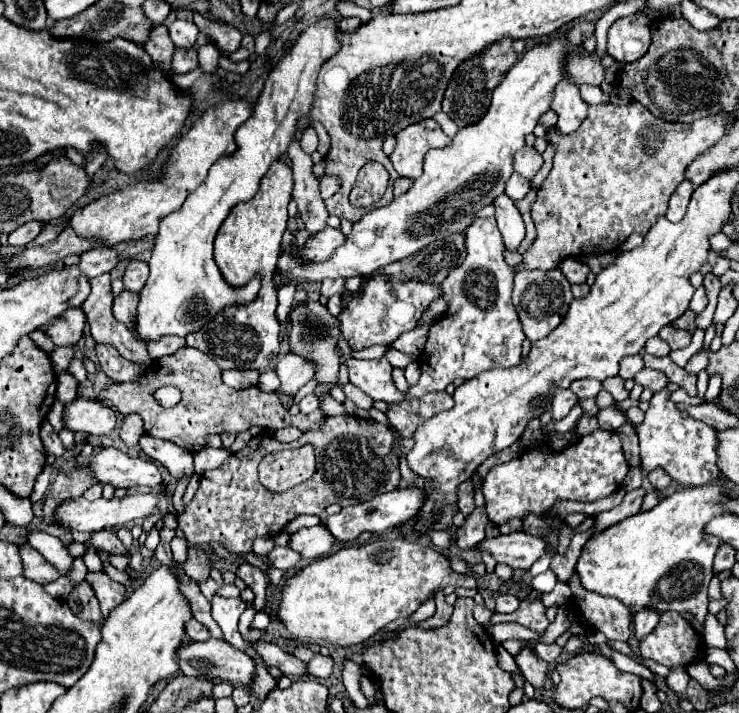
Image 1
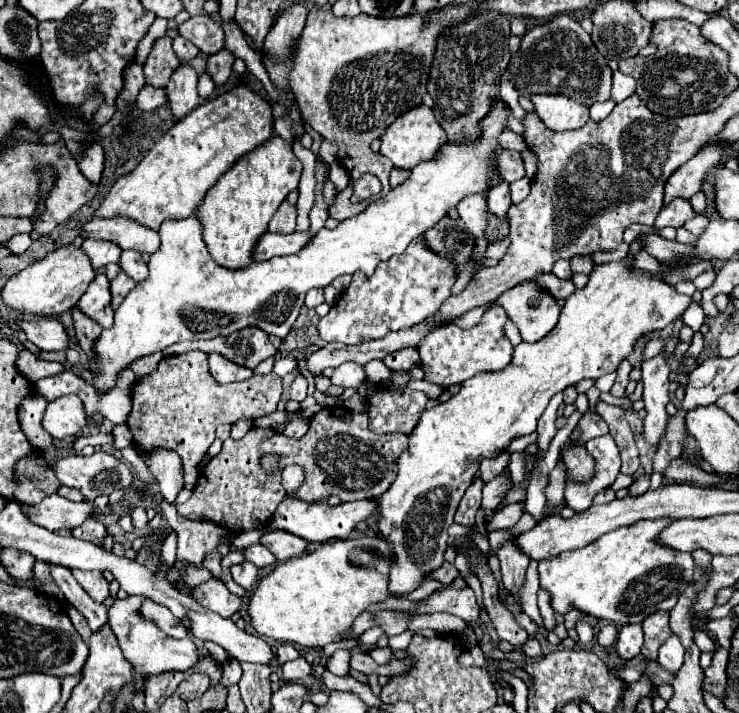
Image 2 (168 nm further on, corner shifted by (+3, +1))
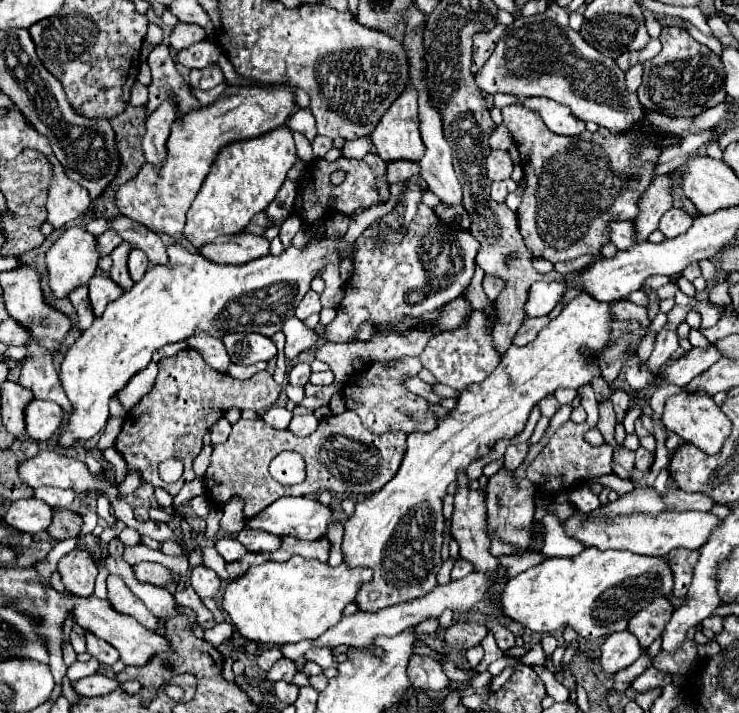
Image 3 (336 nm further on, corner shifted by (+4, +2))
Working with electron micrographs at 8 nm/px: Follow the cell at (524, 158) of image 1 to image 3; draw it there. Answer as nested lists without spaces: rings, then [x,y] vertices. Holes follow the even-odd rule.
[[[492,151],[486,161],[486,175],[490,181],[500,181],[500,179],[510,179],[512,175],[512,159],[508,151]]]

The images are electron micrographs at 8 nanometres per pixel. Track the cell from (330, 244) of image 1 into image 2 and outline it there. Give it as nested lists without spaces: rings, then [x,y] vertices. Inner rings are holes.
[[[265,232],[257,240],[257,244],[253,248],[253,260],[261,262],[261,260],[269,260],[273,256],[295,254],[309,240],[311,240],[309,232],[293,232],[293,234],[271,234],[271,232]]]

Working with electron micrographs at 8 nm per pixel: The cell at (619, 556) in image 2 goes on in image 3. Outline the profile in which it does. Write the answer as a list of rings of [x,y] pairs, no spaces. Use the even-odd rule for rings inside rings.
[[[584,547],[584,553],[576,557],[546,557],[542,563],[510,579],[500,595],[502,613],[536,633],[556,633],[568,625],[586,639],[608,637],[616,631],[624,631],[628,621],[656,597],[668,597],[674,589],[674,575],[664,557],[642,557],[628,551],[600,551]]]

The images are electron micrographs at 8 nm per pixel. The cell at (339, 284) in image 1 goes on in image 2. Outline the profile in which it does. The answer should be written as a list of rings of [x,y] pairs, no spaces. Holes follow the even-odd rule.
[[[319,288],[309,290],[307,296],[305,296],[305,306],[307,306],[307,308],[317,308],[317,306],[323,304],[323,302],[325,302],[325,296],[323,296],[323,290],[319,290]]]

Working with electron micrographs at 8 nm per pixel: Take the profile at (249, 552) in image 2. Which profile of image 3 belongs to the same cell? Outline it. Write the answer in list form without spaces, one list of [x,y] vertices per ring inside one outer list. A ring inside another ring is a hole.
[[[224,537],[224,539],[216,541],[216,549],[226,561],[236,561],[236,559],[250,553],[248,549],[244,549],[244,545],[240,545],[240,541],[236,541],[232,537]]]

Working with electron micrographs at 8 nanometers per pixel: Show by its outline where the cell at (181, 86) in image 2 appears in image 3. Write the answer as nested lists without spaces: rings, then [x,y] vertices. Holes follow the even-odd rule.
[[[168,97],[146,121],[146,135],[142,141],[146,161],[152,165],[160,165],[166,157],[166,139],[170,135],[170,127],[176,121],[176,99]]]

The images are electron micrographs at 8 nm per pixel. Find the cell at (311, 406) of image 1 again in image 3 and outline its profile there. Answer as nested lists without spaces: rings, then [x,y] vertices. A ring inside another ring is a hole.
[[[296,363],[288,373],[288,383],[304,387],[308,383],[308,377],[310,377],[310,365],[308,363]]]

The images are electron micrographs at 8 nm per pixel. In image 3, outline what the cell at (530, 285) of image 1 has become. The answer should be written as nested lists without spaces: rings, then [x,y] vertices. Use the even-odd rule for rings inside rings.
[[[528,317],[514,337],[514,345],[526,345],[536,339],[536,335],[550,323],[550,317]]]

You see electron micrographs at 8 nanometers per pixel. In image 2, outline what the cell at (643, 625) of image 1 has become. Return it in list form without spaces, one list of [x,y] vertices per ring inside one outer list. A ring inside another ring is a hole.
[[[633,624],[623,626],[621,632],[617,634],[617,642],[615,642],[617,656],[621,660],[631,660],[631,658],[635,658],[641,652],[641,646],[643,646],[641,624],[637,624],[637,626],[633,626]]]

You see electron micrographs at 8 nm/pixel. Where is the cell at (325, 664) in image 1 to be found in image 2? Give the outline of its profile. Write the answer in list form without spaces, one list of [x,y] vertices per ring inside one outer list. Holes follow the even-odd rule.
[[[299,656],[293,662],[285,662],[281,666],[281,676],[285,682],[301,682],[311,674],[311,664],[307,664],[307,660],[303,656]]]

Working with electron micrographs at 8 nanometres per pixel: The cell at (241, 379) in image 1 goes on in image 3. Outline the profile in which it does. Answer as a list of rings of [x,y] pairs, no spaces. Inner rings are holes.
[[[200,333],[200,335],[196,335],[196,337],[190,337],[190,339],[188,339],[188,345],[190,345],[192,349],[200,351],[200,355],[204,357],[204,361],[206,361],[212,369],[216,369],[216,371],[220,371],[220,373],[228,373],[228,367],[232,365],[232,359],[228,357],[226,347],[224,347],[224,343],[222,343],[220,339],[208,337],[206,333]]]

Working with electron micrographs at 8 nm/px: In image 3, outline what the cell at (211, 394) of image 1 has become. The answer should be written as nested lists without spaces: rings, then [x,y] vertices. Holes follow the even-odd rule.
[[[184,349],[172,357],[166,357],[158,367],[160,371],[156,385],[126,415],[122,431],[116,439],[116,449],[126,459],[128,469],[136,469],[138,473],[142,473],[142,479],[146,483],[162,487],[172,497],[176,497],[180,489],[196,477],[192,471],[192,461],[200,453],[202,437],[210,431],[212,423],[224,417],[230,407],[236,407],[240,411],[270,409],[276,403],[282,385],[278,385],[268,371],[260,371],[244,381],[232,379],[230,375],[218,373],[208,367],[196,349]],[[166,459],[178,459],[184,465],[184,475],[176,483],[166,483],[158,475],[158,465]]]

